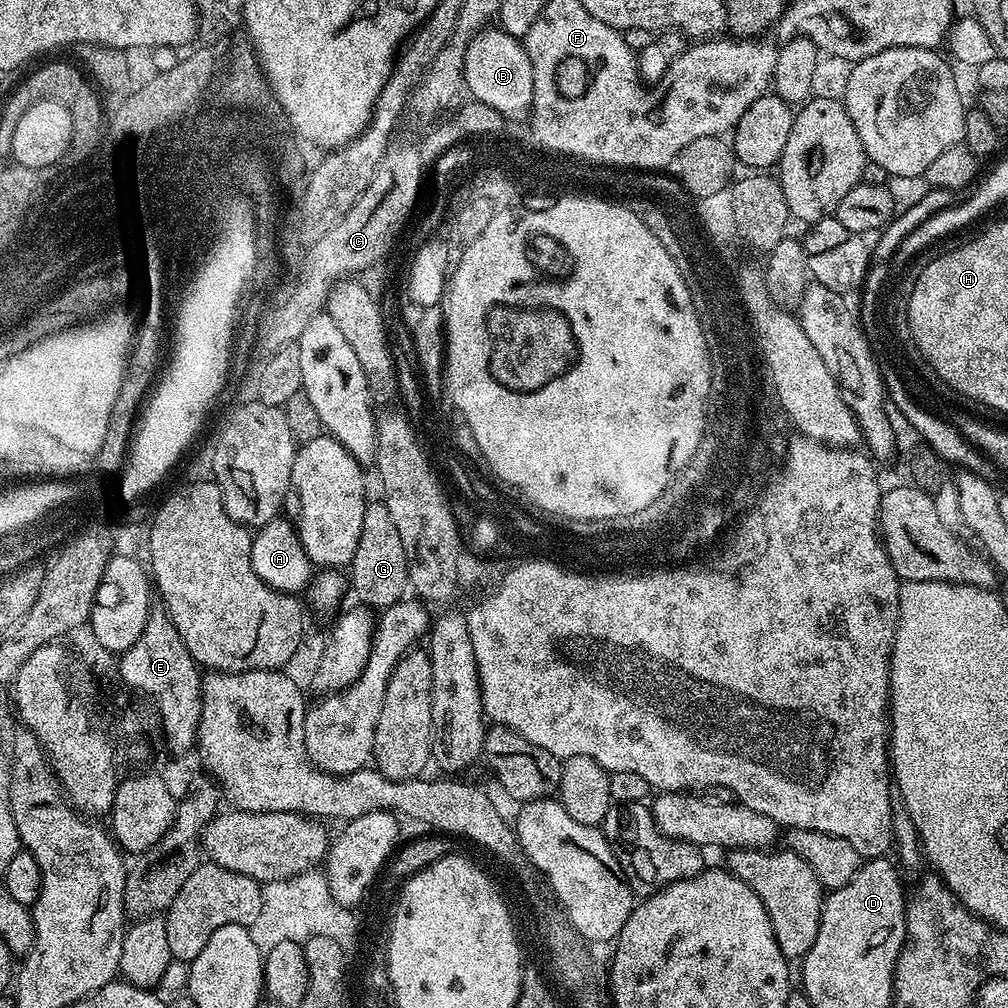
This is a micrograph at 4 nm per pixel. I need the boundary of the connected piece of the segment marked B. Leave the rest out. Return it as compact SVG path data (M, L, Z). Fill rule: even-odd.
M500 26L481 28L466 50L464 82L475 99L486 102L486 106L494 106L494 110L501 112L509 121L519 121L531 110L534 91L532 63L521 37L511 36Z

